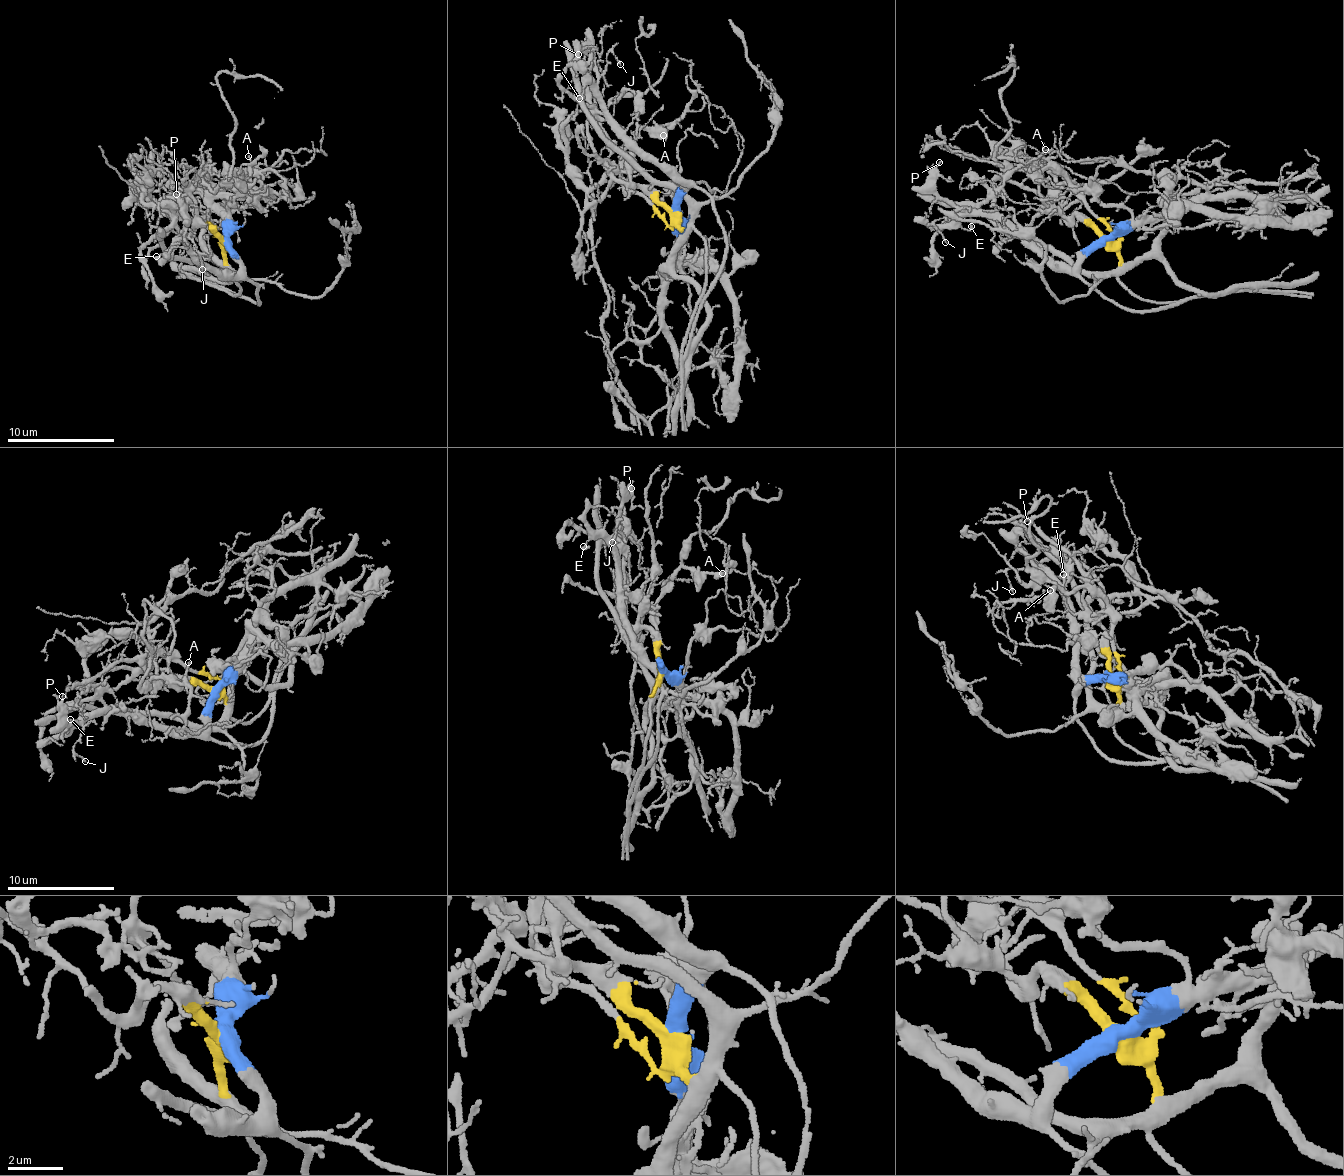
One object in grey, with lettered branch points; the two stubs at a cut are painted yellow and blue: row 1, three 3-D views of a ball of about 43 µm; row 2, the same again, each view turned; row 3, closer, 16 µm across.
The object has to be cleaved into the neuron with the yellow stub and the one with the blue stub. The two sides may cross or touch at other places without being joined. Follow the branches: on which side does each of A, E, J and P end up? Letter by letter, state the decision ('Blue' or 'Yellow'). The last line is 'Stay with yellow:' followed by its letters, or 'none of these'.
A: Yellow
E: Blue
J: Blue
P: Blue
Stay with yellow: A

